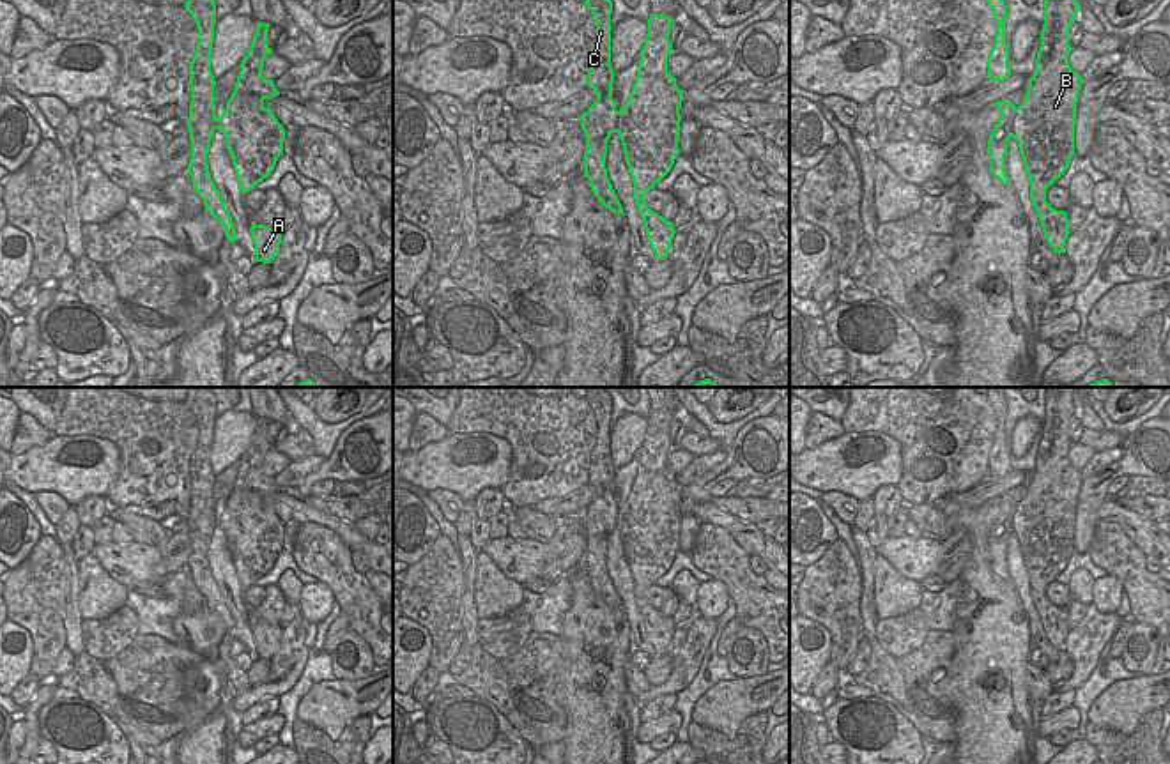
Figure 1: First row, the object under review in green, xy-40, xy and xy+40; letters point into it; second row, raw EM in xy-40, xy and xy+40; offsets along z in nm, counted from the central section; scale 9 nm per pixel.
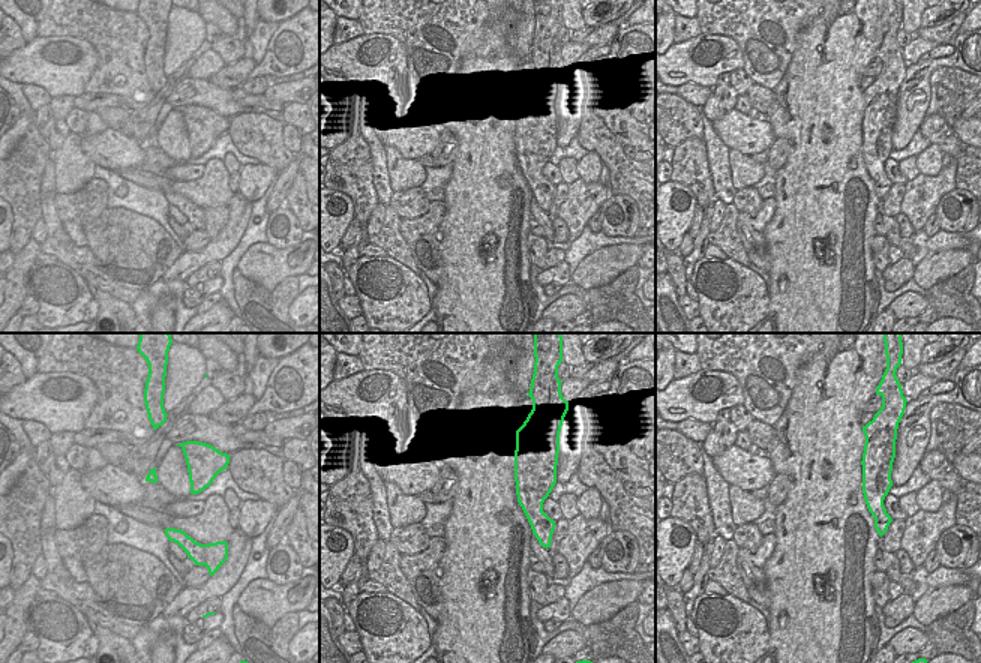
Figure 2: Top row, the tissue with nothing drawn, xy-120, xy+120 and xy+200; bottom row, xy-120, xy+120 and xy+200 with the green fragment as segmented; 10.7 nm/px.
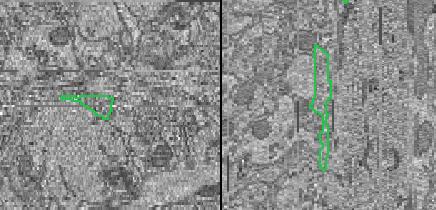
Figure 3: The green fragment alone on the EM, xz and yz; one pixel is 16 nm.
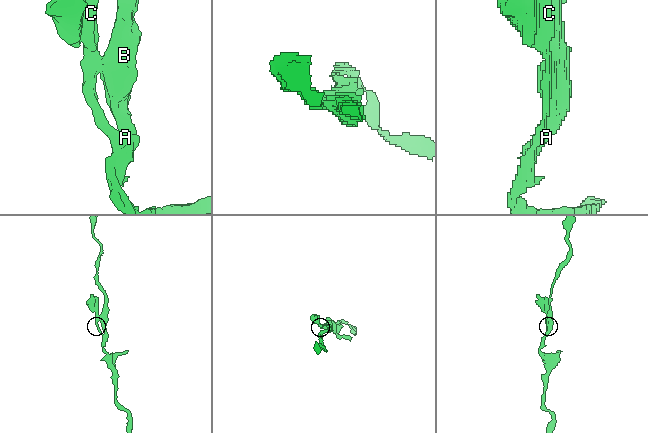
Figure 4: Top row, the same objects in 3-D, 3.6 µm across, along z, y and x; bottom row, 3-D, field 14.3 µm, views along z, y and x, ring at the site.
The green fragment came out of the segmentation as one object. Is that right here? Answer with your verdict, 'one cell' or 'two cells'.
one cell

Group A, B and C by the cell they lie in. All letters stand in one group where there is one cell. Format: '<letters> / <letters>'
A B C

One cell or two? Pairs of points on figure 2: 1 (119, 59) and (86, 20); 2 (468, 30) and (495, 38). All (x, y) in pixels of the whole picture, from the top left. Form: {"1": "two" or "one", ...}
{"1": "one", "2": "two"}

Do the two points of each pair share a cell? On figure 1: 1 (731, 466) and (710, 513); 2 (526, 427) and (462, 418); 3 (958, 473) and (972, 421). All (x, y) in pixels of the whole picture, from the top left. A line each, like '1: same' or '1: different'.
1: different
2: same
3: same

